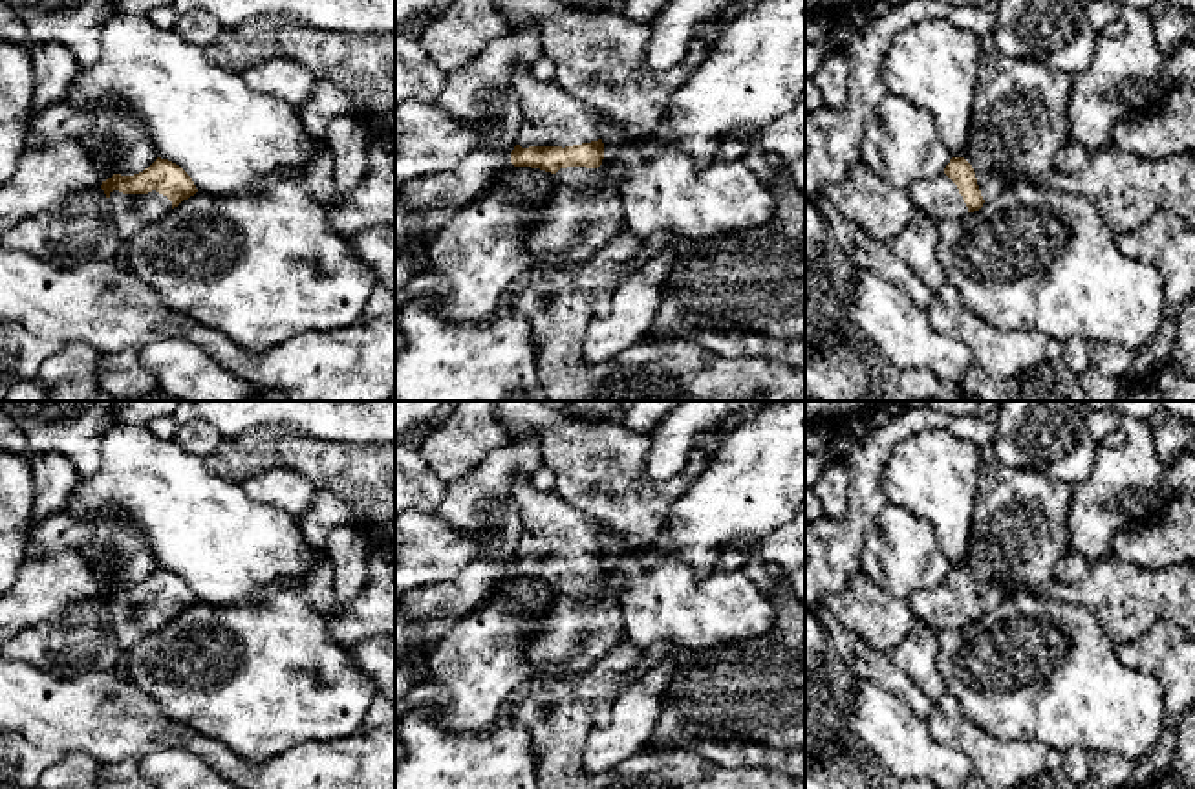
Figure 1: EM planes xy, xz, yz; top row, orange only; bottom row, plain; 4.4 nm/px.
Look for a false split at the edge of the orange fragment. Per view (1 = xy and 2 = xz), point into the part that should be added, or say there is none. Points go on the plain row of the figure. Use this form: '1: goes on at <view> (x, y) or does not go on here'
1: goes on at xy (130, 623)
2: goes on at xz (549, 526)

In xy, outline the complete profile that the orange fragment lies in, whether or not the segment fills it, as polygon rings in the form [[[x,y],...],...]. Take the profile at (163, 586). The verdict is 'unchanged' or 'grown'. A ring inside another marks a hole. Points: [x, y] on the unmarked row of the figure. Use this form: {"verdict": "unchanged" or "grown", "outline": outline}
{"verdict": "grown", "outline": [[[161,567],[139,584],[113,584],[101,599],[112,615],[112,628],[123,650],[198,602],[179,575]]]}

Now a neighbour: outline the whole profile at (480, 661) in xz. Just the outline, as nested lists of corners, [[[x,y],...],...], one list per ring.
[[[503,578],[476,611],[434,644],[426,679],[395,705],[395,712],[439,708],[441,725],[454,732],[496,725],[507,714],[507,697],[536,672],[523,637],[554,591],[554,584],[540,578]]]

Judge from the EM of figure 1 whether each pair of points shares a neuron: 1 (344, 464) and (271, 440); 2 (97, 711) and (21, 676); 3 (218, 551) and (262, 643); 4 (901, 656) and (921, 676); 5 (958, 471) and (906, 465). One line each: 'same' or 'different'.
1: same
2: same
3: different
4: same
5: same

